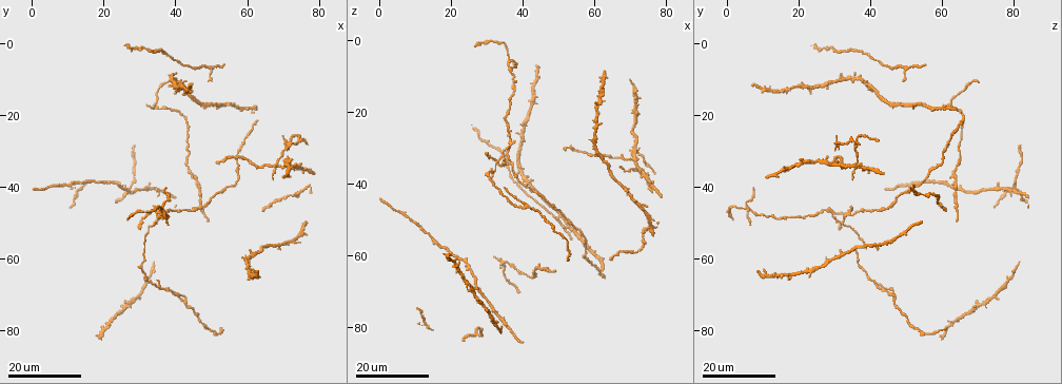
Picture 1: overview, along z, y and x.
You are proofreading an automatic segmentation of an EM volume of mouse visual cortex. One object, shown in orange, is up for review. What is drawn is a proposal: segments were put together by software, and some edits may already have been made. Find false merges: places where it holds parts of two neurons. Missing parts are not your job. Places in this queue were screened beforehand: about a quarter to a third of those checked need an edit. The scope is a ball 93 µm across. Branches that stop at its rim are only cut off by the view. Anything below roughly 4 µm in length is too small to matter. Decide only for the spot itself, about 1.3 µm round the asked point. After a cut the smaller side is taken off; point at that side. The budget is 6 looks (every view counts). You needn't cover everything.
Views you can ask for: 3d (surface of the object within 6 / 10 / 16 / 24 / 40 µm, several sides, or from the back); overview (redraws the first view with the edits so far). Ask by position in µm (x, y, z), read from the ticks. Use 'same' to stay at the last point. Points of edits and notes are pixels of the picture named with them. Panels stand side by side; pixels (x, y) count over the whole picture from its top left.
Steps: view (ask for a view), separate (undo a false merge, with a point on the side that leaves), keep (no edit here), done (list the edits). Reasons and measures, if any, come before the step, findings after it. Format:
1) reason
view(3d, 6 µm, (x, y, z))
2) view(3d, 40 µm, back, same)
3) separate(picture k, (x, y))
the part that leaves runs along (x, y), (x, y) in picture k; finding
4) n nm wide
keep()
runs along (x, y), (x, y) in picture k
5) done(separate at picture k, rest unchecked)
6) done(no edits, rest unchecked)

thin arm on a thick one
view(3d, 16 µm, (71.5, 33.0, 27.0))

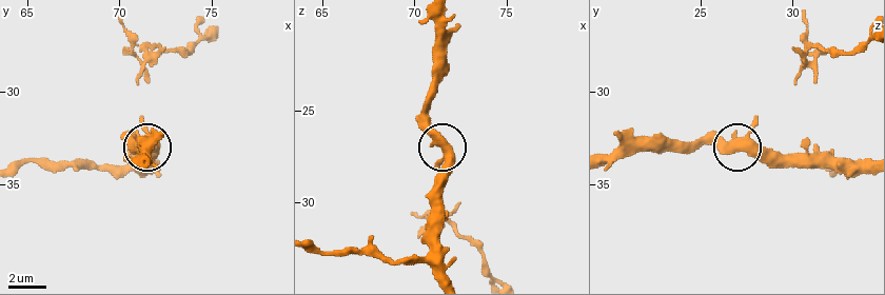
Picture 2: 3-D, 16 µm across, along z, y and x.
closer look
view(3d, 10 µm, (71.6, 32.5, 27.4))

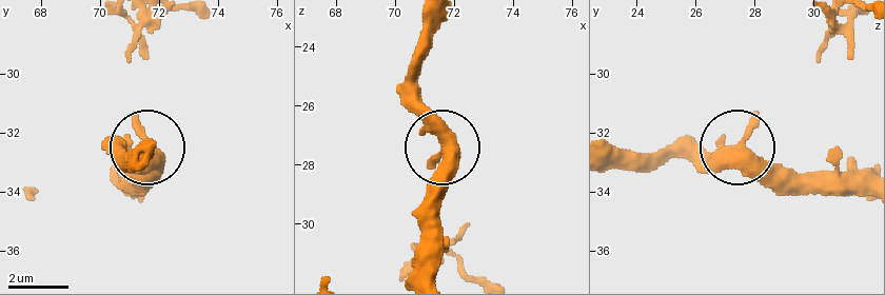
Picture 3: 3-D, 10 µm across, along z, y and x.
360 nm wide
keep()
runs along (433, 275), (433, 177), (440, 146), (398, 89) in picture 3; continuous, no second neuron

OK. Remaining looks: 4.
three arms meet
view(3d, 24 µm, (36.5, 47.0, 34.0))

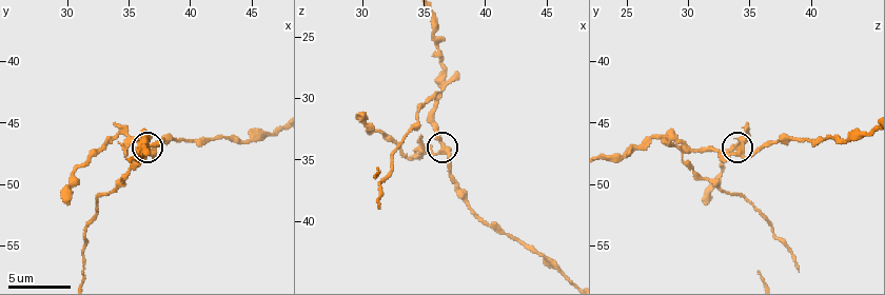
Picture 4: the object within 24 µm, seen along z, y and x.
view(3d, 6 µm, (36.6, 47.2, 34.2))

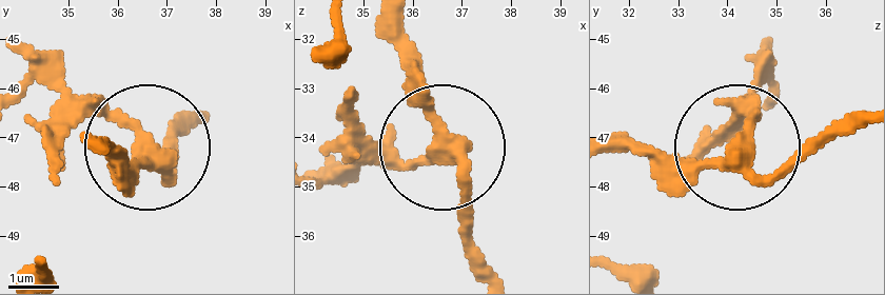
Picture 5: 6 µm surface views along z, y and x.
separate(picture 5, (351, 118))
the part that leaves runs along (394, 164), (322, 177) in picture 5; a second neuron is stuck on

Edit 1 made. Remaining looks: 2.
done(separate at picture 5, rest unchecked)

